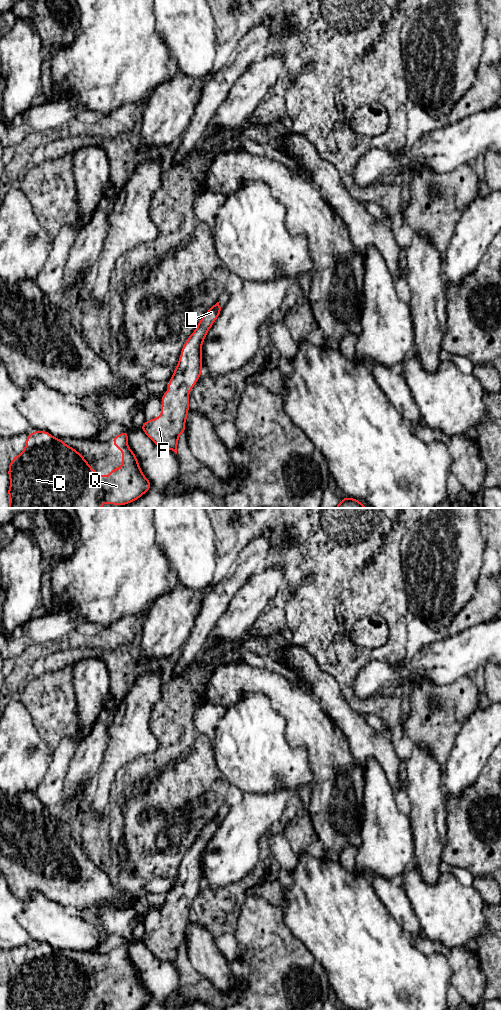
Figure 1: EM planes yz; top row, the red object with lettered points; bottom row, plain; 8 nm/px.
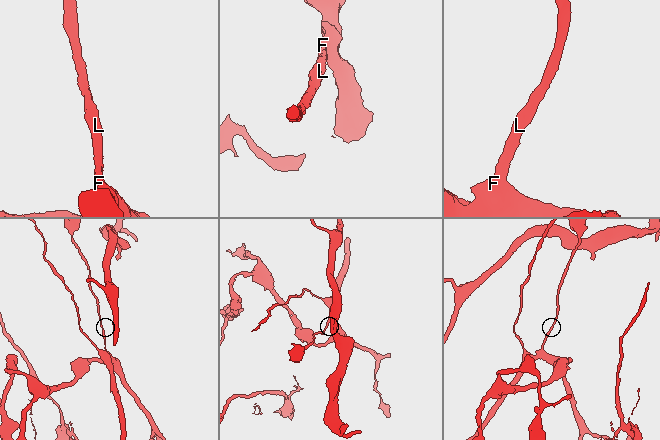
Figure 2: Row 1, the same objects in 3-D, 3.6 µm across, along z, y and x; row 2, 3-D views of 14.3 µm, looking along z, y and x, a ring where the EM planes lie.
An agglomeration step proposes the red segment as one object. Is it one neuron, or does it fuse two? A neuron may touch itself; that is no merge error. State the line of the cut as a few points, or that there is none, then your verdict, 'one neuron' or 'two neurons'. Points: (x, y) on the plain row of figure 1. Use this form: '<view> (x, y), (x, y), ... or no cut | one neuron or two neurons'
no cut | one neuron

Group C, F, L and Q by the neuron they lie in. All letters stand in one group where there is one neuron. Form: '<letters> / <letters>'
C F L Q

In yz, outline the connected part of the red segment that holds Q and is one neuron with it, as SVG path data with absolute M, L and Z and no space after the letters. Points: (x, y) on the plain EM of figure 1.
M46 943L32 944L27 948L24 962L9 976L9 1010L99 1010L101 1003L104 1004L104 1010L140 1010L149 1003L151 995L142 985L135 966L128 958L127 944L120 945L112 952L114 958L122 962L122 978L115 982L111 981L111 985L105 988L93 982L81 965L65 956L60 950L54 950Z

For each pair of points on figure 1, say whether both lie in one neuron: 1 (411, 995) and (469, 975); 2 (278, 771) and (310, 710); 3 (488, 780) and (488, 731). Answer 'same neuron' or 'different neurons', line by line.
1: different neurons
2: different neurons
3: different neurons

